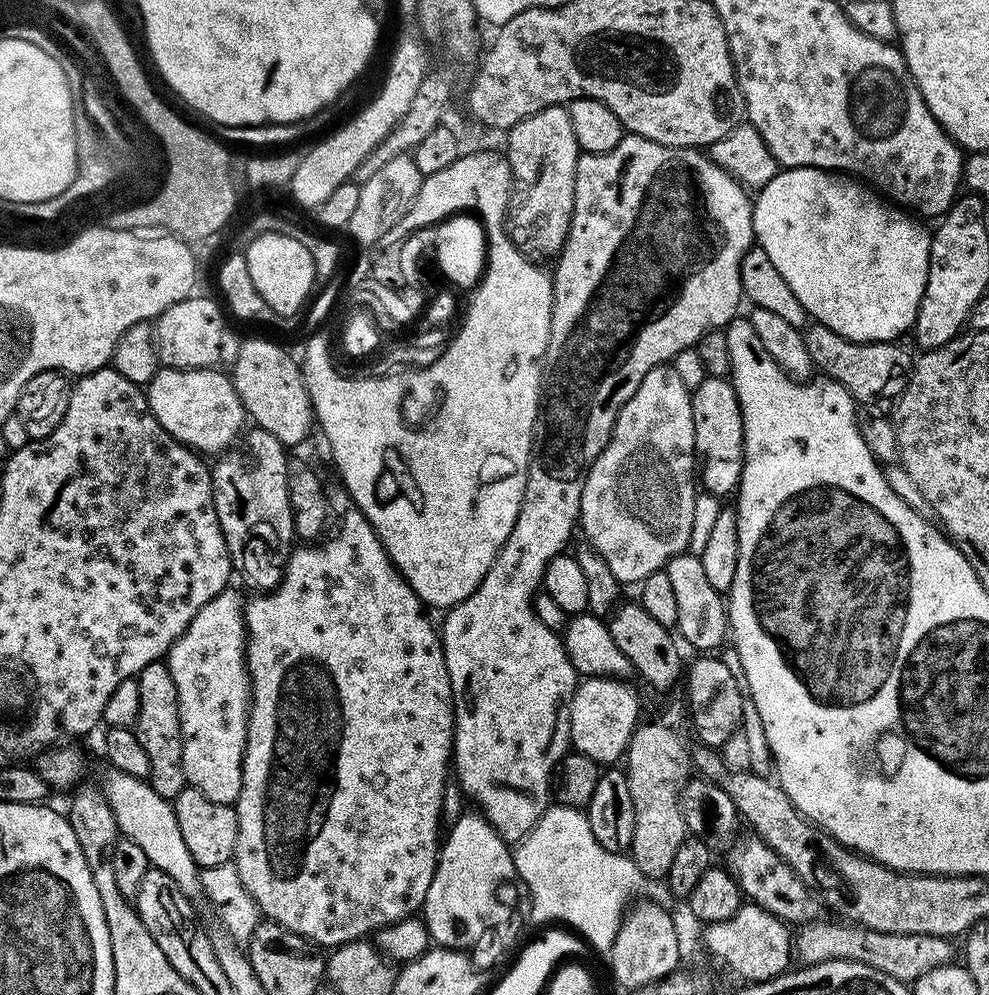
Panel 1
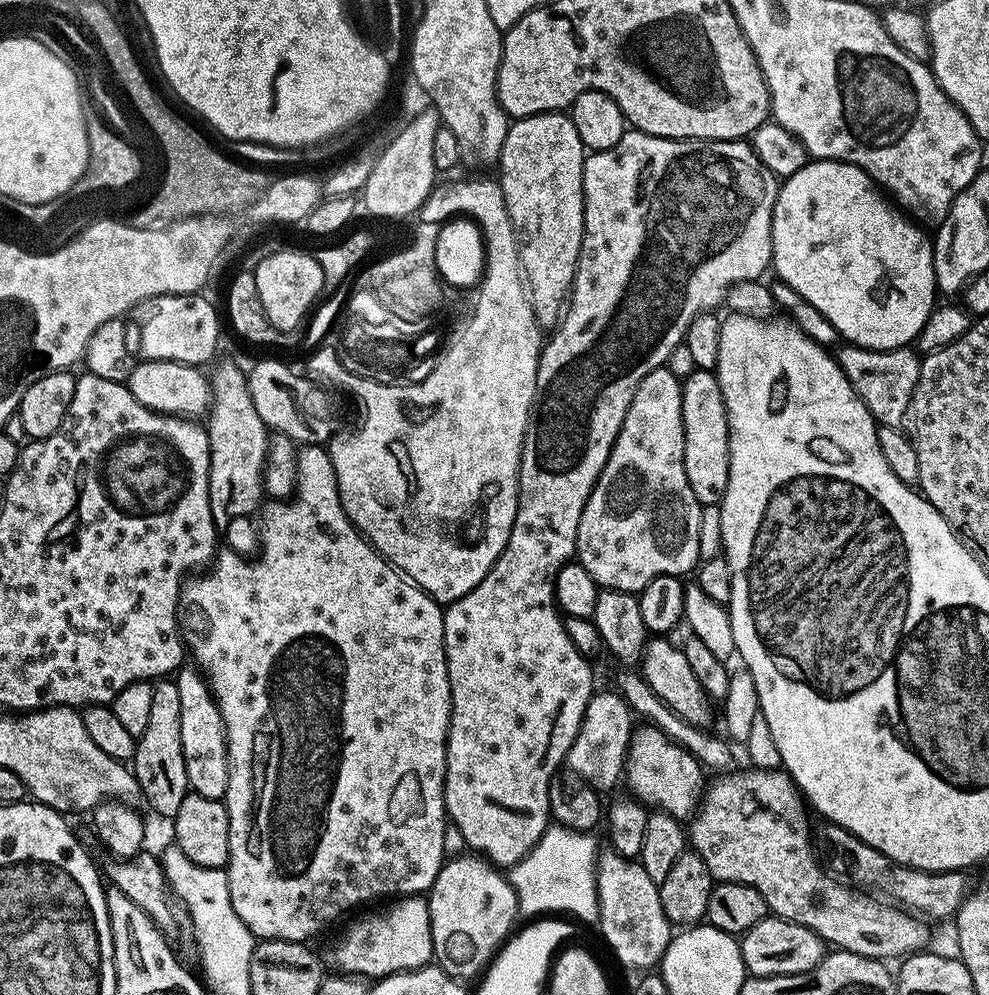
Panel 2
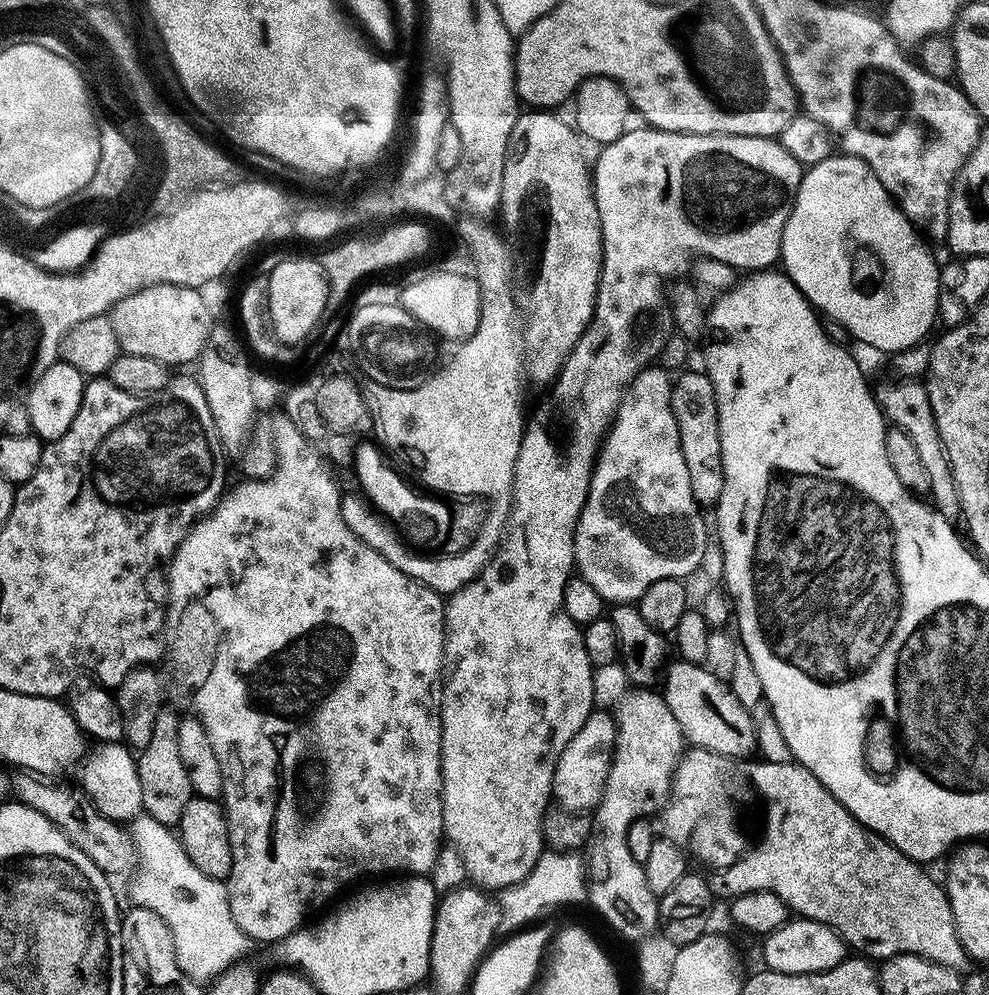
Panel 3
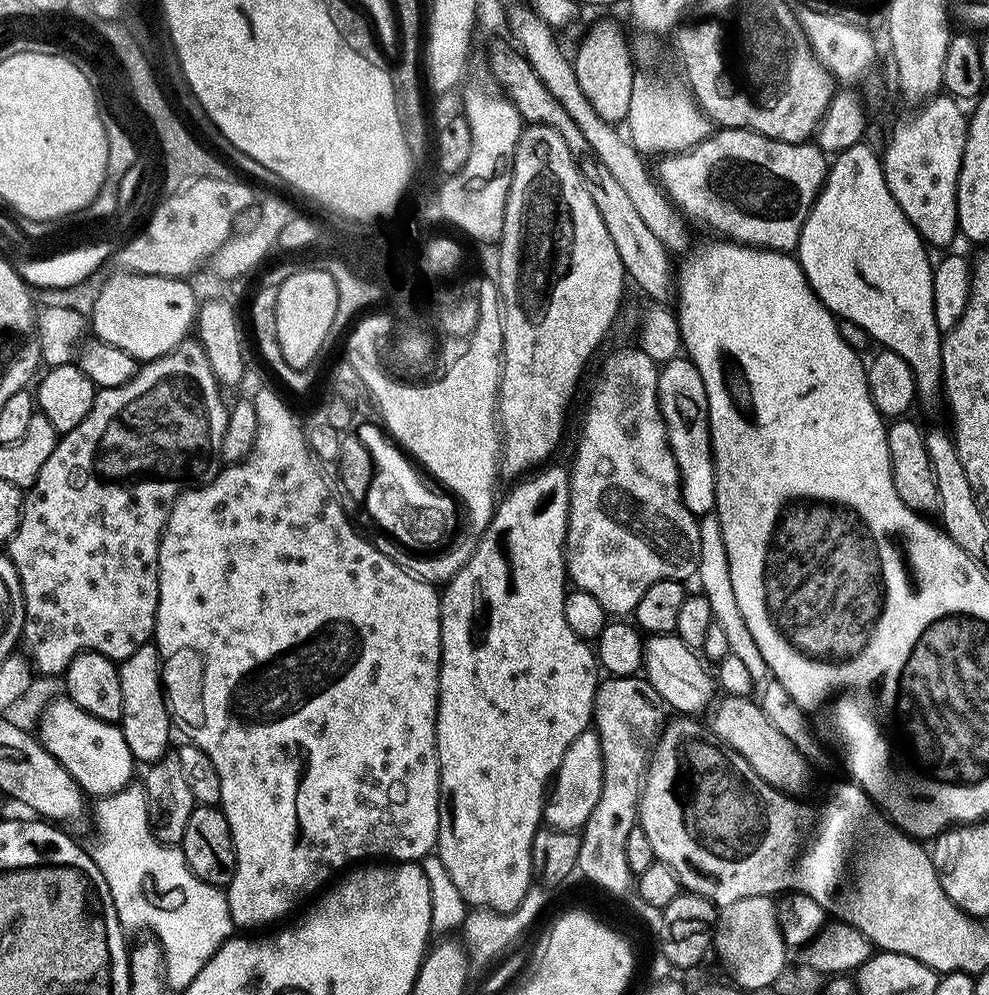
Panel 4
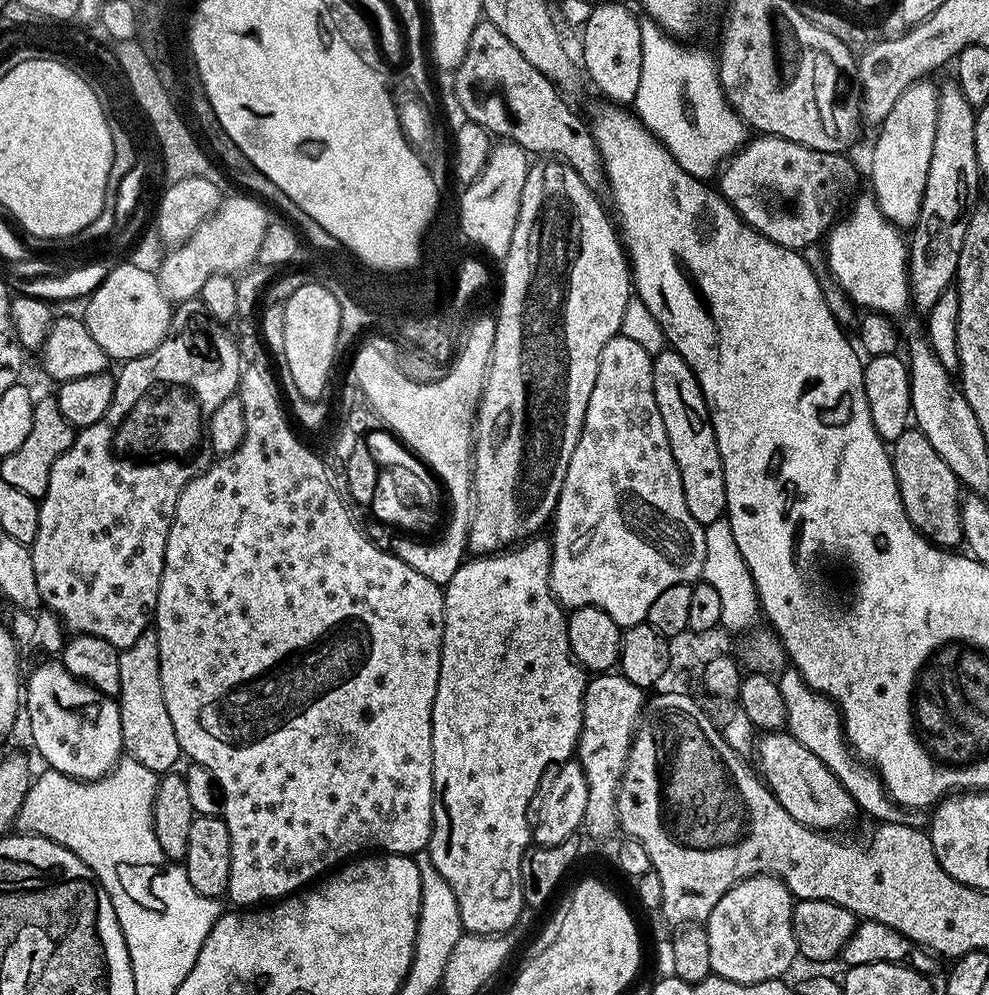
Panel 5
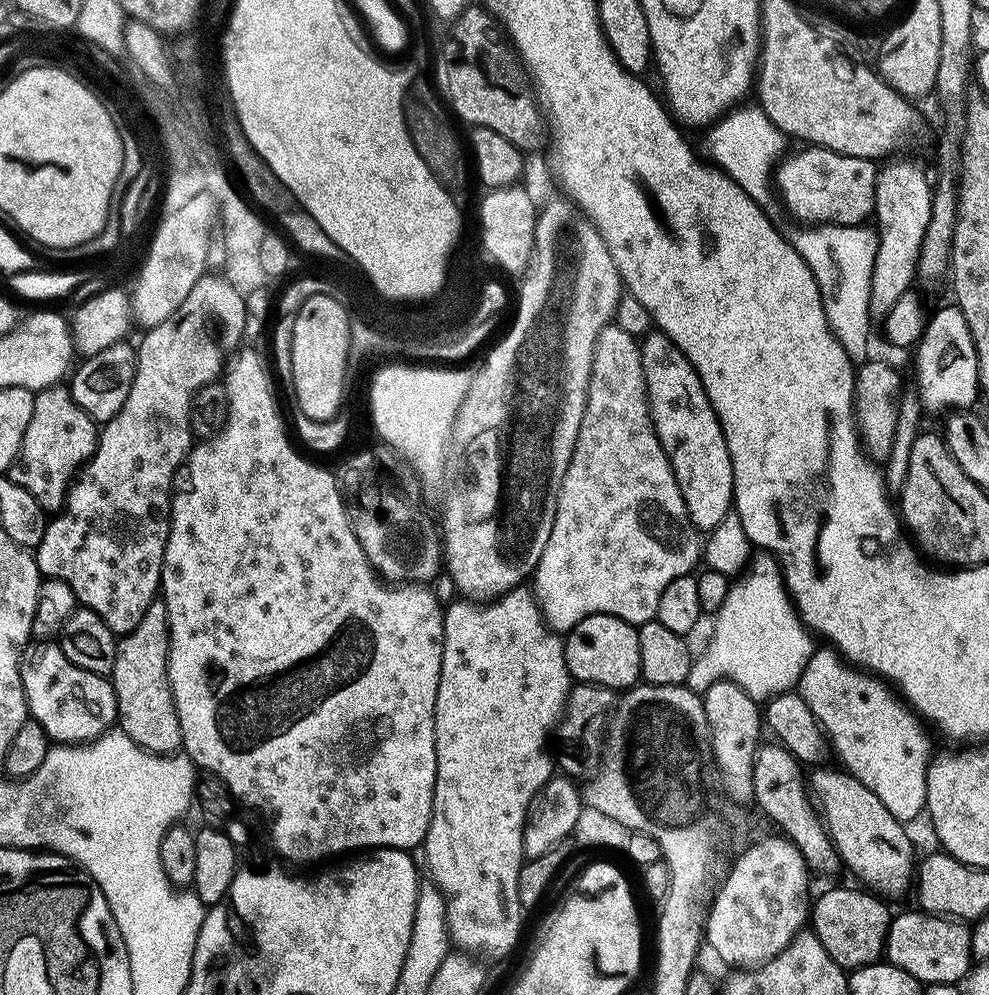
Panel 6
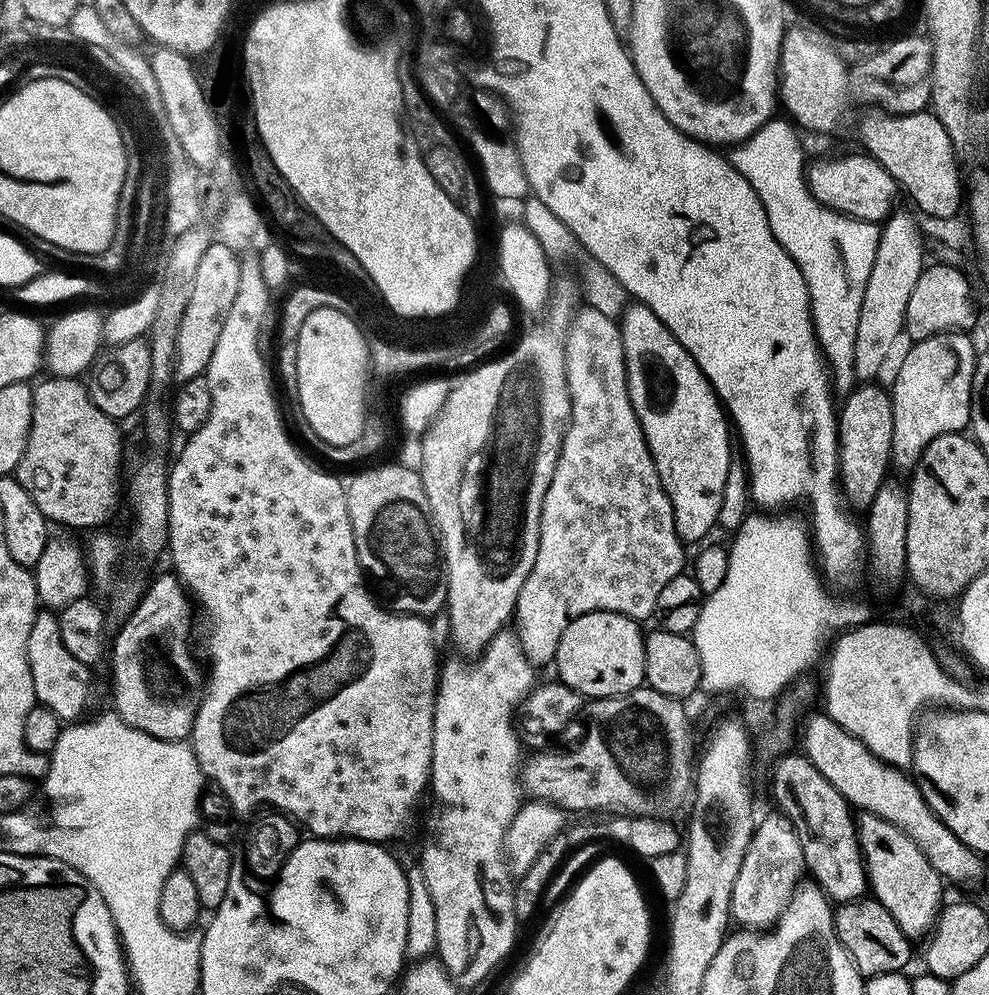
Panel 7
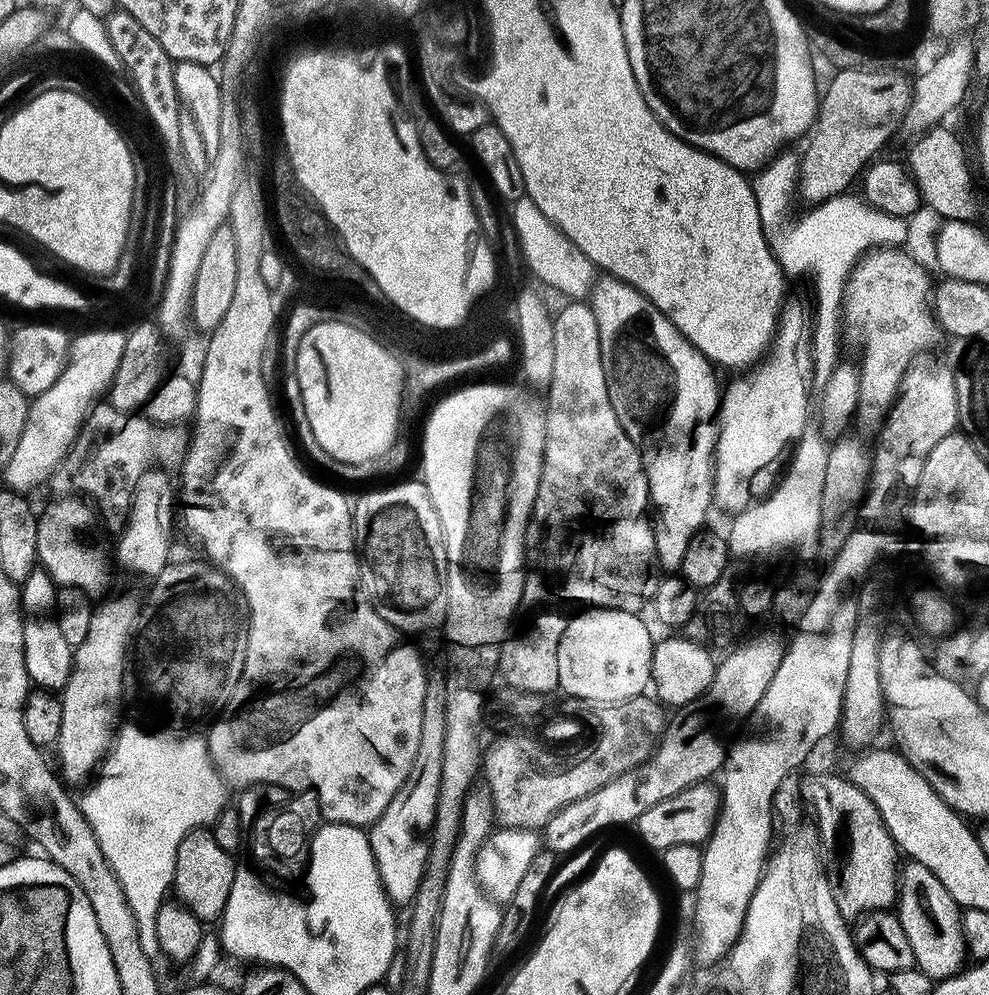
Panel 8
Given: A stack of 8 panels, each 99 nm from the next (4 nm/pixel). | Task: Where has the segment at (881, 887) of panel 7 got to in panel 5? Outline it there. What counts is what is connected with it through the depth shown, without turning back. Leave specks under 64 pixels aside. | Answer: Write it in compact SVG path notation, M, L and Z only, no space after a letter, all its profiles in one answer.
M787 730L763 733L758 740L758 756L759 752L759 775L786 814L799 824L817 830L832 830L828 828L840 828L858 816L856 802L846 786L842 786L842 782L822 766L821 760L810 754L810 750L806 750L806 746L802 746L802 742L795 740Z

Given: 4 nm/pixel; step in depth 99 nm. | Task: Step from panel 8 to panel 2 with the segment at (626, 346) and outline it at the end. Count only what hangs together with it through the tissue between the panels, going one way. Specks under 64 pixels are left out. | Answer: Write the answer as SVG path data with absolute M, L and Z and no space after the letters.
M699 370L683 377L682 422L684 423L684 469L686 482L694 490L701 506L716 506L724 499L730 482L730 442L728 411L722 398L722 386L715 372Z

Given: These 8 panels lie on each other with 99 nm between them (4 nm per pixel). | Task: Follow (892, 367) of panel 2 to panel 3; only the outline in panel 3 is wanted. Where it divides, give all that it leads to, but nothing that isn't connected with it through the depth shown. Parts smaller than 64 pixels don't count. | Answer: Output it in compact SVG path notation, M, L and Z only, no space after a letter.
M891 378L885 384L875 385L874 395L885 421L893 428L903 428L904 433L914 442L918 450L918 458L922 458L922 466L928 475L928 492L932 496L931 503L937 512L949 522L960 516L958 490L954 486L954 478L950 470L950 462L946 458L946 450L942 446L942 438L938 438L938 426L934 422L934 410L930 410L930 394L927 387L916 378Z

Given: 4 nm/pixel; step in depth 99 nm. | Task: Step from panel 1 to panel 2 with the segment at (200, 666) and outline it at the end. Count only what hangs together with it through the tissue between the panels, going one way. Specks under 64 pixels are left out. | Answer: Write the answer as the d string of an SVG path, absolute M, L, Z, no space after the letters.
M184 666L175 673L182 701L182 758L186 758L189 789L202 798L223 800L228 789L228 747L224 737L224 719L207 679L195 667Z

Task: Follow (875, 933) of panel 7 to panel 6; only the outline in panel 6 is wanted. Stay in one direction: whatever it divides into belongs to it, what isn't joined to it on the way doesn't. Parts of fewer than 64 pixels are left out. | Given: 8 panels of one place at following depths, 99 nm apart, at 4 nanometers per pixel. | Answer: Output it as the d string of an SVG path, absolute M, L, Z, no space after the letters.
M828 888L810 904L810 930L818 942L822 942L826 954L845 970L877 963L884 956L884 943L888 937L890 911L884 905L887 903L871 891L856 888Z

